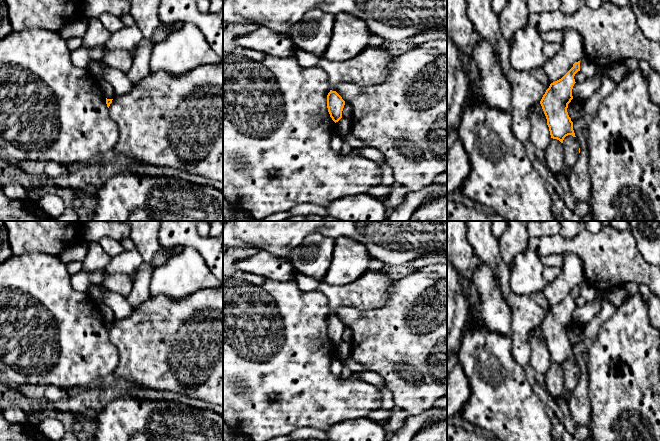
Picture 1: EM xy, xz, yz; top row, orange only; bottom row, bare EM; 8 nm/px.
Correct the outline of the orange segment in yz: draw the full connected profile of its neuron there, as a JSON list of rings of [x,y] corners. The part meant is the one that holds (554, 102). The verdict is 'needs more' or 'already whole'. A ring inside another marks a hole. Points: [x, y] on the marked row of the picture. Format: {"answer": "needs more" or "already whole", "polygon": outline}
{"answer": "already whole", "polygon": [[[580,61],[575,62],[561,79],[551,83],[540,101],[551,138],[561,143],[568,135],[576,137],[567,108],[573,99],[572,89],[576,83],[574,76],[578,71],[580,71]]]}

